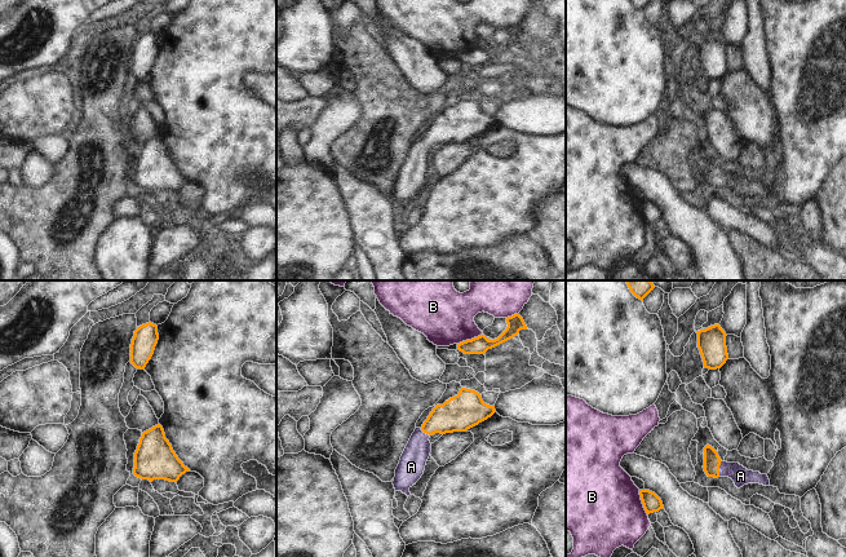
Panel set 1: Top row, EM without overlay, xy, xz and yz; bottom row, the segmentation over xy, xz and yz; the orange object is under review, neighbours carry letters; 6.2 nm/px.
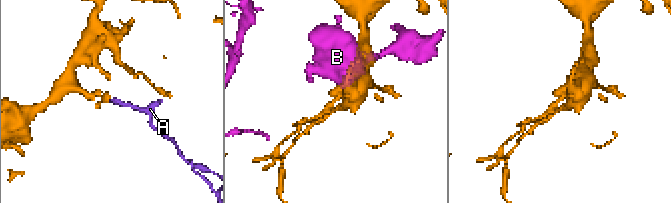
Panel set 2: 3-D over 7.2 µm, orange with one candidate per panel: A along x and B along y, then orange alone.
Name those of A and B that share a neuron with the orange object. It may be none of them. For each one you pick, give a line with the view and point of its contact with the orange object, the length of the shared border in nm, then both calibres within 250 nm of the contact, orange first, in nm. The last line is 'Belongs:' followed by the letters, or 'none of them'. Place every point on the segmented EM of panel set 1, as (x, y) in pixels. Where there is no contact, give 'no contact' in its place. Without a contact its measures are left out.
A: meets orange in yz at (718, 468); contact 110 nm long; 110 nm thick on the orange side, 120 nm on the other
Belongs: A

